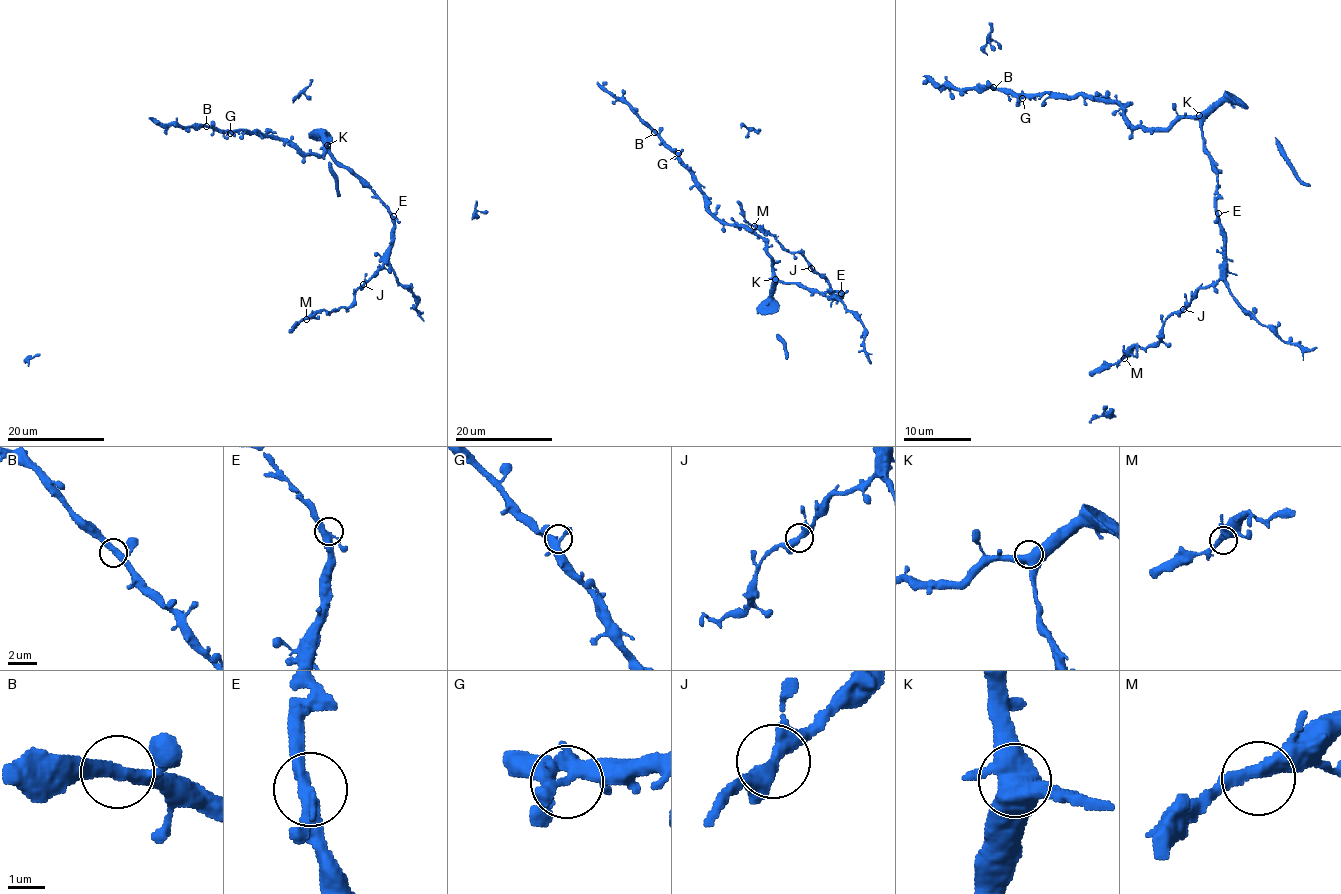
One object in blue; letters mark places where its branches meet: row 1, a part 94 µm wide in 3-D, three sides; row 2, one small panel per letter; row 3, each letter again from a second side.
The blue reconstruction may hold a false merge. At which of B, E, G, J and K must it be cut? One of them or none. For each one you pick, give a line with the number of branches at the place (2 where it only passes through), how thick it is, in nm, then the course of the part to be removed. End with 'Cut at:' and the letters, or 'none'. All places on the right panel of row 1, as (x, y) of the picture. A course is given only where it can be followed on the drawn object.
Cut at: none

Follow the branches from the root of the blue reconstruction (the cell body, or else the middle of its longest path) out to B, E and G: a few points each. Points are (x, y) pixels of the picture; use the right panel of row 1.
B: (1219, 271), (1218, 169), (1197, 120), (1136, 128), (1121, 106), (1100, 98), (1005, 94), (993, 87)
E: (1219, 271), (1223, 262), (1223, 232), (1218, 213)
G: (1219, 271), (1218, 169), (1197, 120), (1136, 128), (1121, 106), (1100, 98), (1022, 98)

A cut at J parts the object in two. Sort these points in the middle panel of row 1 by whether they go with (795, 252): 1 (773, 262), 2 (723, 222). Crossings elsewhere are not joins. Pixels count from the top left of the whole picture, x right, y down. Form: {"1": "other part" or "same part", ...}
{"1": "other part", "2": "other part"}

